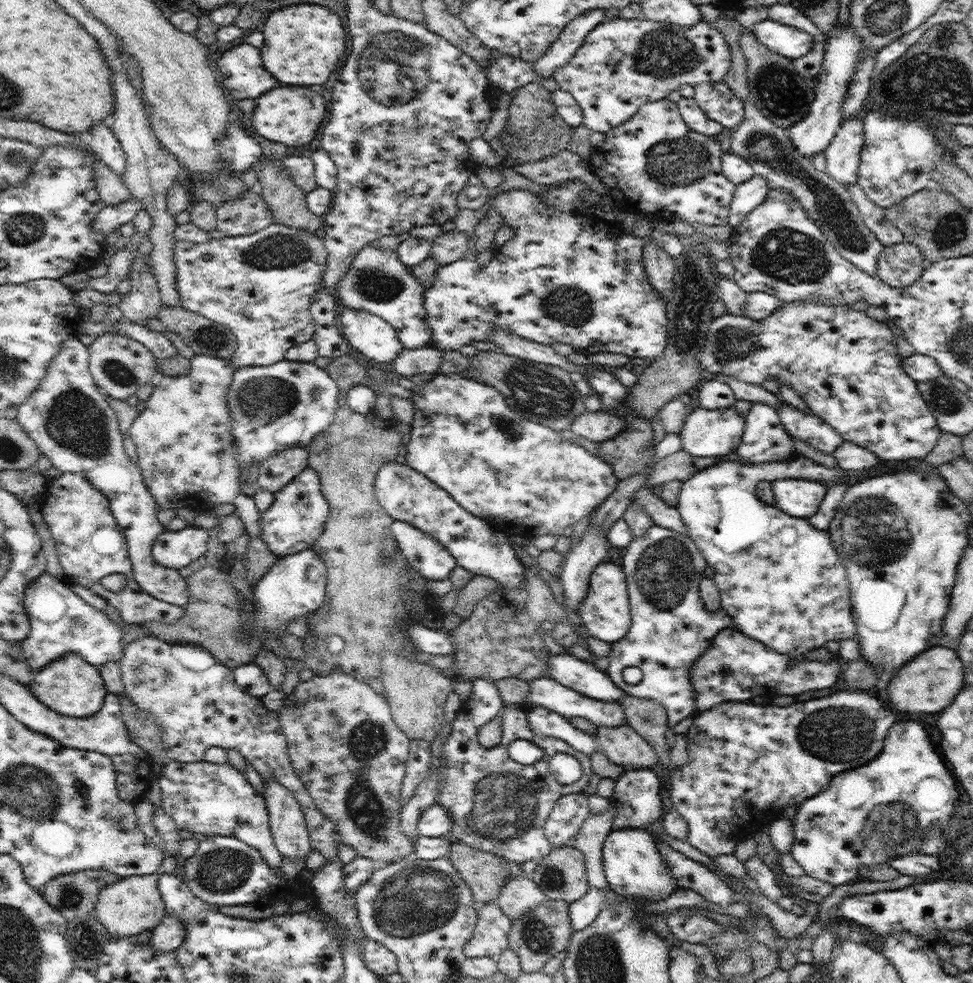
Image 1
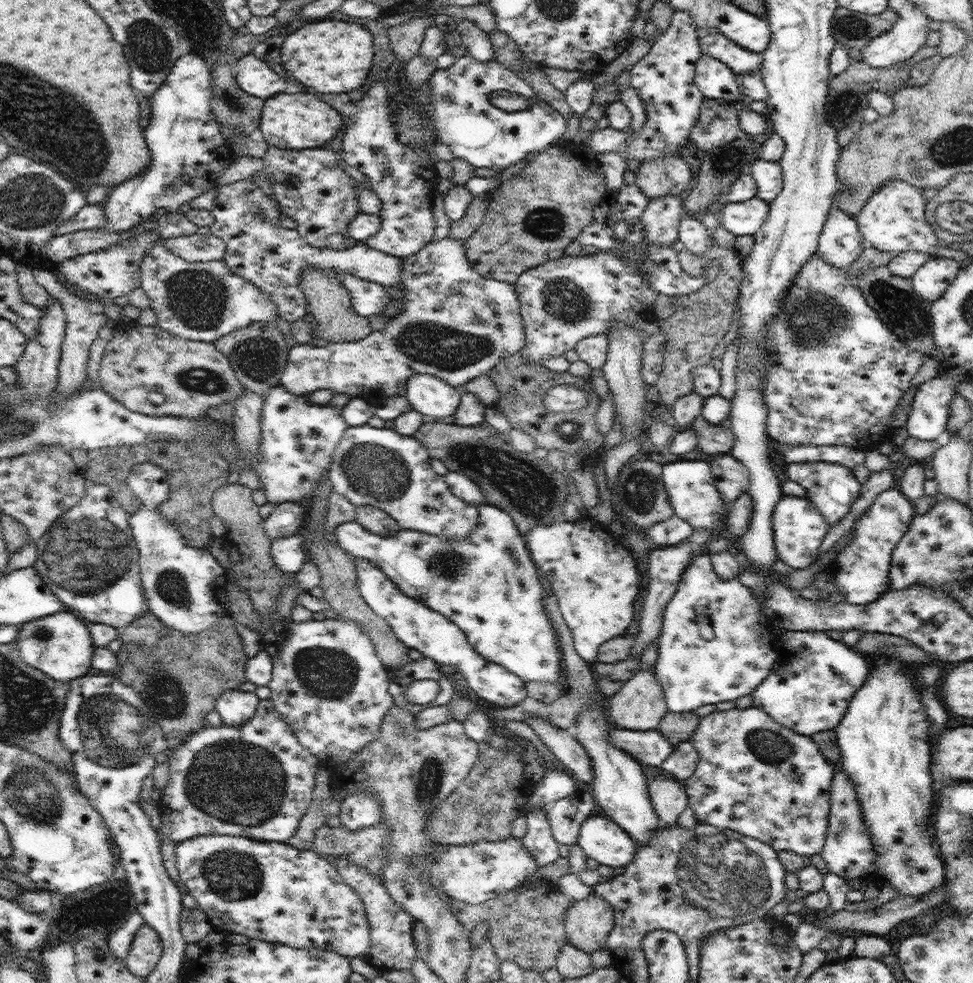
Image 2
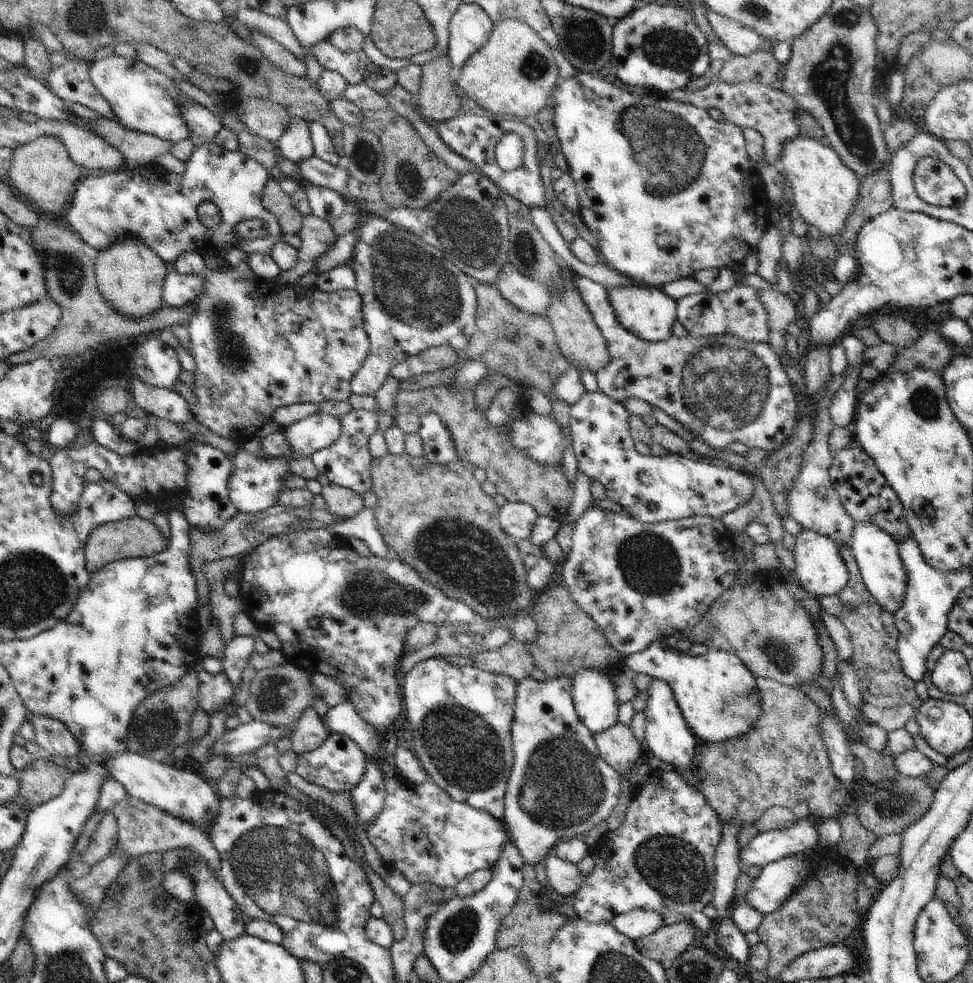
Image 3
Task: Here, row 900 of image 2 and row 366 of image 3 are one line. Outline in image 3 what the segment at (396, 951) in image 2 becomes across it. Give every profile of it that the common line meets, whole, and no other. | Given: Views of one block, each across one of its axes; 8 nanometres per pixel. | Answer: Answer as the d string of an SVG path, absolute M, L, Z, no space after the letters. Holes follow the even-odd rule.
M356 211L356 214L359 214L362 224L353 228L356 246L350 266L357 278L355 289L362 299L364 330L370 341L370 350L362 368L352 379L351 392L374 395L388 380L391 370L408 356L442 345L463 351L475 331L478 299L472 278L450 262L440 249L424 242L406 227L397 227L378 215L364 211Z

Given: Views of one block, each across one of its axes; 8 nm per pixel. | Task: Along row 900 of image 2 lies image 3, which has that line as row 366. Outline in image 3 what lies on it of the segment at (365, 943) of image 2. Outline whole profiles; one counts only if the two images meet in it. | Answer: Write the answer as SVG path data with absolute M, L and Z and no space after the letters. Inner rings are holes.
M231 247L229 251L221 252L221 256L227 262L227 266L208 268L203 272L205 278L203 292L195 300L195 313L188 326L191 349L193 350L192 356L195 358L197 368L193 392L197 395L198 402L190 406L196 422L203 424L221 437L242 443L257 436L260 428L271 420L272 414L280 407L296 403L316 403L319 405L320 402L330 399L348 401L348 397L352 393L352 379L356 372L362 368L370 350L370 341L364 330L360 293L355 288L326 292L320 290L316 284L306 287L298 283L296 286L283 287L280 285L278 288L276 282L260 280L255 276L246 262L248 255L244 251Z

